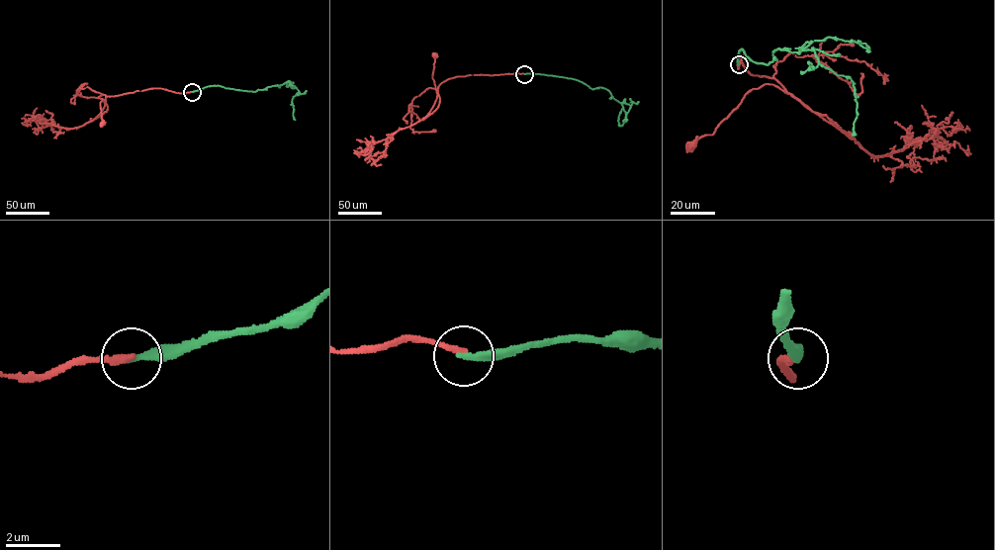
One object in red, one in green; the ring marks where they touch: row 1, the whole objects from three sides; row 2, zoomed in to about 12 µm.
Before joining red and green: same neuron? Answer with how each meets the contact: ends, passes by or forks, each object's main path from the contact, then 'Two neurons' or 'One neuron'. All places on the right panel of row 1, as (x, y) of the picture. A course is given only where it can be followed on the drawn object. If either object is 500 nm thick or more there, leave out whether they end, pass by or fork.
At the ring red ends. At the ring green ends. Course of red: (739, 64), (742, 55), (751, 74), (773, 78), (849, 135), (767, 84), (749, 91), (712, 135), (691, 144). Course of green: (739, 64), (741, 48), (768, 64), (773, 50), (811, 42), (801, 49), (853, 82), (855, 136). Two neurons

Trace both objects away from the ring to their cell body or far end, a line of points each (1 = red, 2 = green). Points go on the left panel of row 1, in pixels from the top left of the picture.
1: (192, 92), (154, 88), (107, 96), (107, 110), (93, 120), (103, 110), (103, 99), (103, 124)
2: (192, 92), (215, 85), (255, 92), (290, 82), (298, 91), (292, 101), (295, 120)

